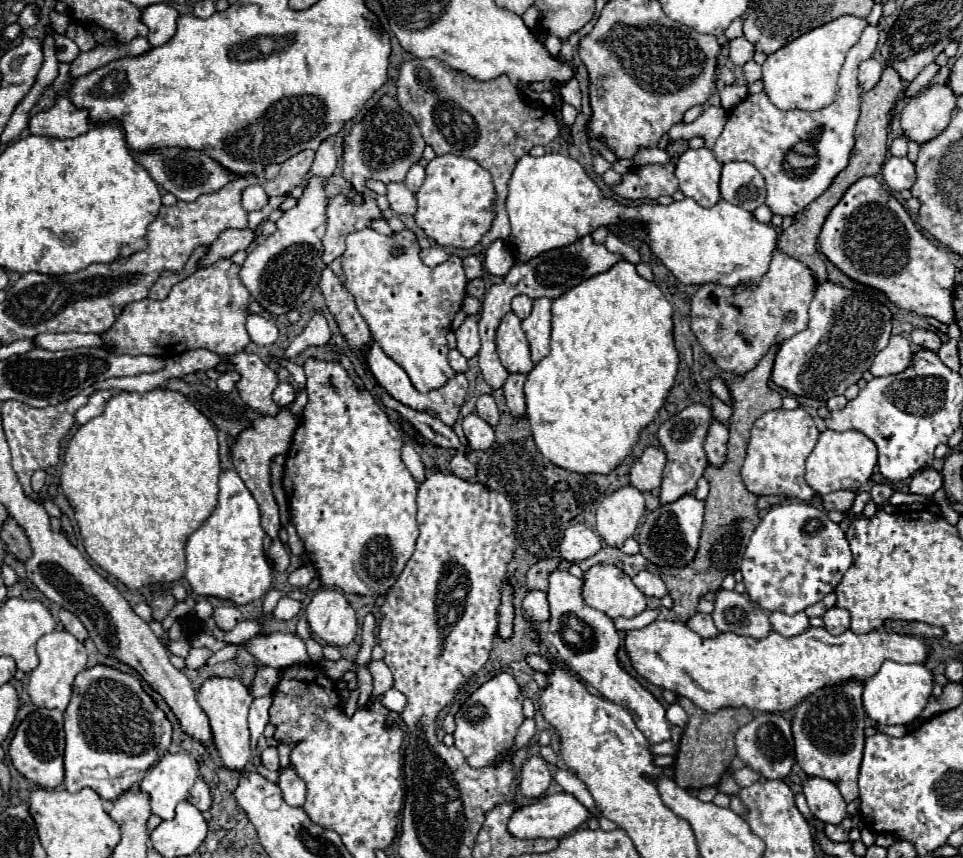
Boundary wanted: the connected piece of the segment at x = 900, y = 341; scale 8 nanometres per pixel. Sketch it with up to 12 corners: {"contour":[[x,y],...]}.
{"contour":[[892,335],[874,357],[870,373],[886,377],[902,373],[912,361],[910,341]]}

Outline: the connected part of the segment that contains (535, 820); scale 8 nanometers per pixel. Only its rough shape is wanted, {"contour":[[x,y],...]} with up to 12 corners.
{"contour":[[574,795],[518,807],[508,831],[518,839],[562,839],[588,809]]}

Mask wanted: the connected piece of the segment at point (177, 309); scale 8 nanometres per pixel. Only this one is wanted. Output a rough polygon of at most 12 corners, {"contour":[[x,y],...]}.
{"contour":[[240,265],[124,307],[112,355],[234,355],[250,343]]}

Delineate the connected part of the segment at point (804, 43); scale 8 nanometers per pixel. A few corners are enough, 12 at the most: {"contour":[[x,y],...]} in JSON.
{"contour":[[836,21],[768,55],[762,83],[782,111],[836,97],[844,57],[866,21]]}

